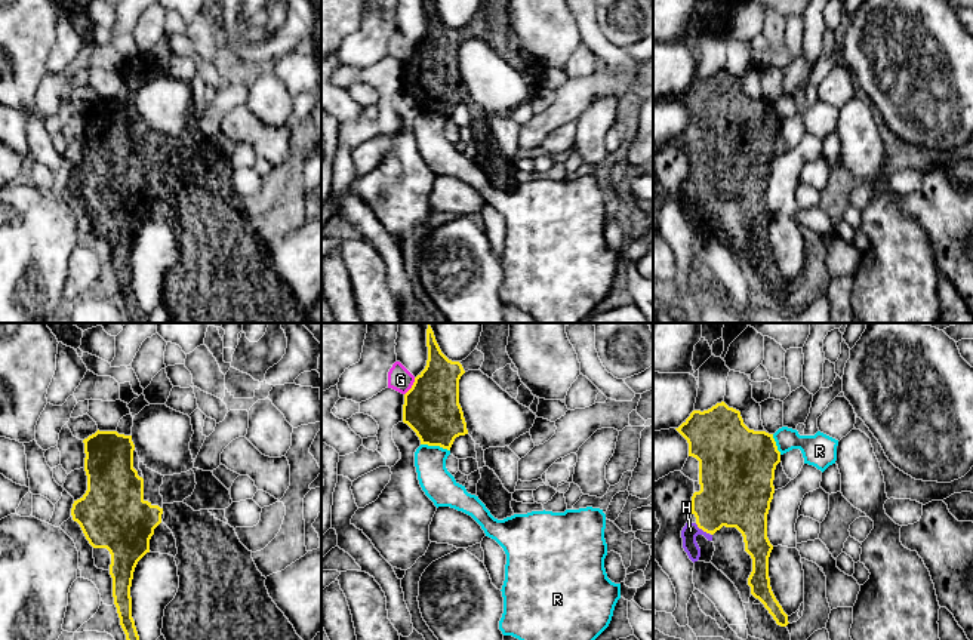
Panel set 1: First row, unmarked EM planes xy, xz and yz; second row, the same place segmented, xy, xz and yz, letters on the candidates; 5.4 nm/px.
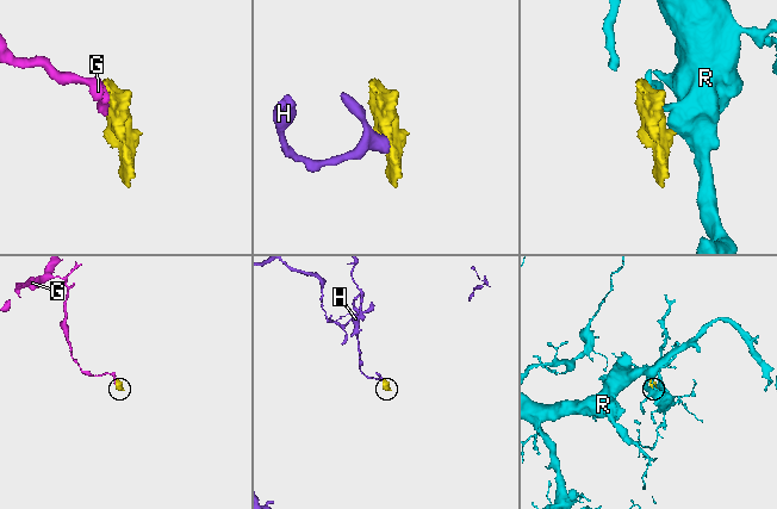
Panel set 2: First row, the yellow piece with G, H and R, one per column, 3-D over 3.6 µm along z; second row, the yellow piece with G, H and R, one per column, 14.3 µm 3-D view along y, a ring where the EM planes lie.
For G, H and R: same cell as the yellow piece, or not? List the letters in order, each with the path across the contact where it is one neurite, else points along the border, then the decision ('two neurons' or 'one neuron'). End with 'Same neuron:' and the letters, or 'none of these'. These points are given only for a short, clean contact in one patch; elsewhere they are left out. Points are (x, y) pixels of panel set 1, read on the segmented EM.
G: border along xz (415, 378), (405, 394); two neurons
H: border along yz (695, 523), (708, 534); two neurons
R: border along xz (421, 443), (442, 446), (449, 451); two neurons
Same neuron: none of these

